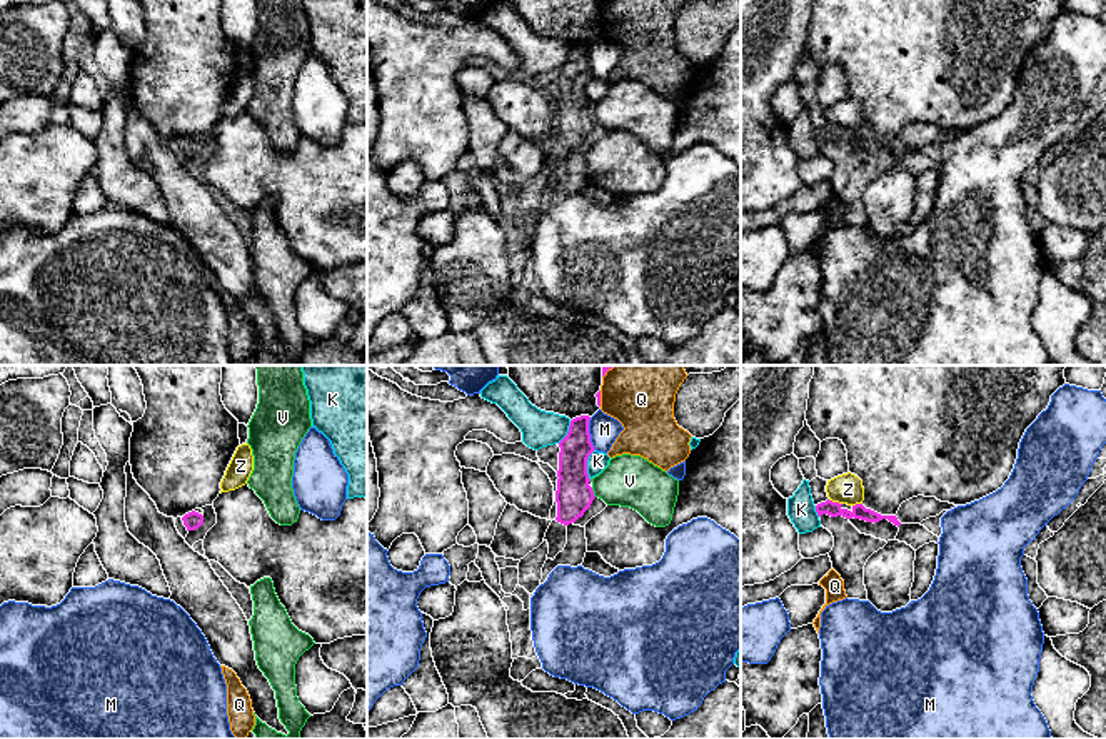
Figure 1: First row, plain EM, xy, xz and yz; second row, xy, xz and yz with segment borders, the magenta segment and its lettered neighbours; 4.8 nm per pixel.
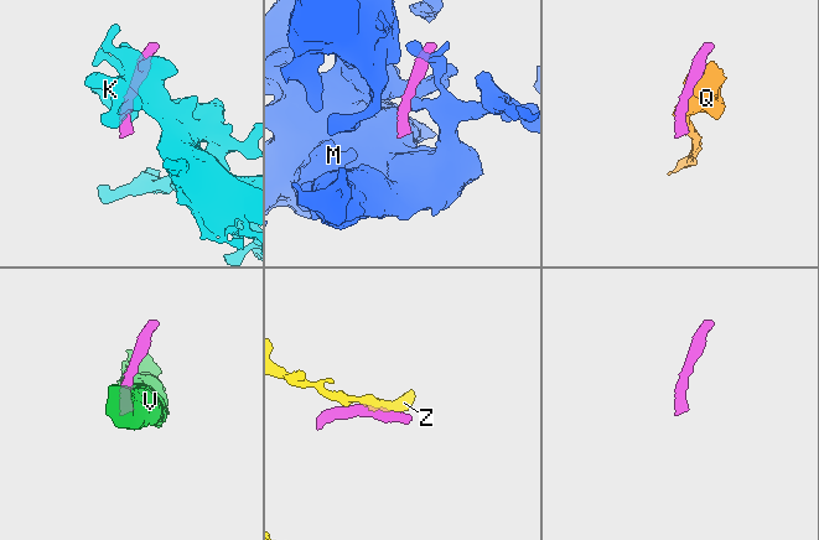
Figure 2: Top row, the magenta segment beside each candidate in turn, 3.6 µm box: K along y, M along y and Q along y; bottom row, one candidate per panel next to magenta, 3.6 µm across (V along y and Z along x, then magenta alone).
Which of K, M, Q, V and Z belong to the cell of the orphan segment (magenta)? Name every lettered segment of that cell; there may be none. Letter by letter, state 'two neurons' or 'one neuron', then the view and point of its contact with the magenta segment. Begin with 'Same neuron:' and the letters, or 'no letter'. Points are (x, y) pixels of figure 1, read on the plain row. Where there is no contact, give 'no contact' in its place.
Same neuron: no letter
K: two neurons; contact xz (586, 90)
M: two neurons; contact xz (589, 60)
Q: two neurons; contact xz (599, 25)
V: two neurons; contact xz (593, 119)
Z: two neurons; contact yz (834, 129)

